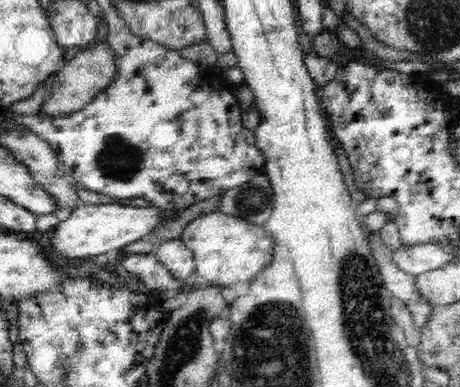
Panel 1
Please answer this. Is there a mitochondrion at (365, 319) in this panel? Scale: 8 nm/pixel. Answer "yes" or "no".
yes

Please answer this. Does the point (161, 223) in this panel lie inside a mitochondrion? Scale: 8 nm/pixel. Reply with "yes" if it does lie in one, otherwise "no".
no

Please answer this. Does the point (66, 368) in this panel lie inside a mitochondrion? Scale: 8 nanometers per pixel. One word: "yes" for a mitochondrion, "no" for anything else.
yes

